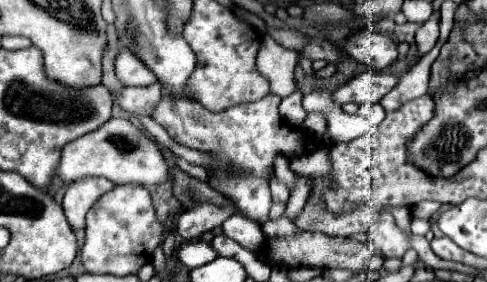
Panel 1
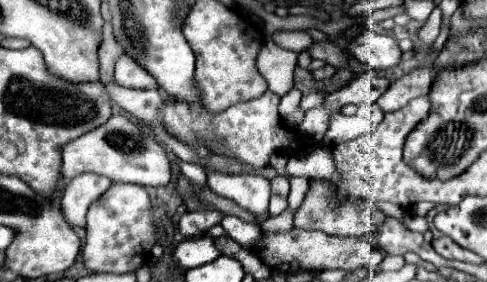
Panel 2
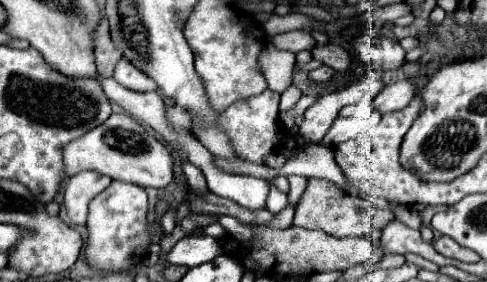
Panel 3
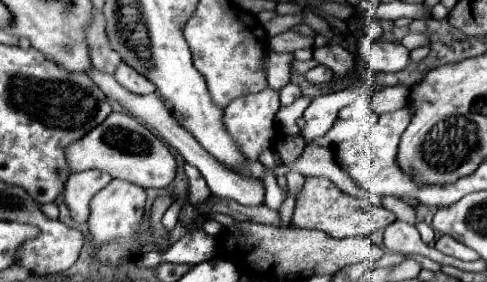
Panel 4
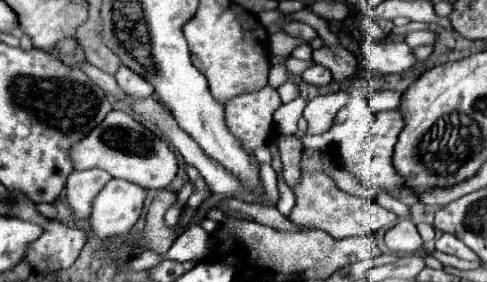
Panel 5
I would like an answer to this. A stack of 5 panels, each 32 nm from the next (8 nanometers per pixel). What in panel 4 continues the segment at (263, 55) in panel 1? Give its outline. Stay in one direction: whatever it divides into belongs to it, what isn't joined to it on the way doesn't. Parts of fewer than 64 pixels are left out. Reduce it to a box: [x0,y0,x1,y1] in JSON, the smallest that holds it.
[266,50,292,90]

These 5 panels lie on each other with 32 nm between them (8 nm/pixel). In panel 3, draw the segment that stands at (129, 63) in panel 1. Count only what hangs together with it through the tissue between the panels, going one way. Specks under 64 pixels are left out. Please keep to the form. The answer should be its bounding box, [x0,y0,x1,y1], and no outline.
[114,60,156,92]

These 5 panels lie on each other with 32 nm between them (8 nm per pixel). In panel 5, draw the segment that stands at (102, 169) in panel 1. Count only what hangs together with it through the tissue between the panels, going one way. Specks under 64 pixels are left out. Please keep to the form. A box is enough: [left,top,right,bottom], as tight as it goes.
[72,110,178,188]

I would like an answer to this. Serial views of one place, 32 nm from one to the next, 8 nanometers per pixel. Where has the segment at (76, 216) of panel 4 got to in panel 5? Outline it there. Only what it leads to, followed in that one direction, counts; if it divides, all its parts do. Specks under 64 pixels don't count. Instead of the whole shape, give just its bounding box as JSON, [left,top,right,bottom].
[66,168,110,218]

